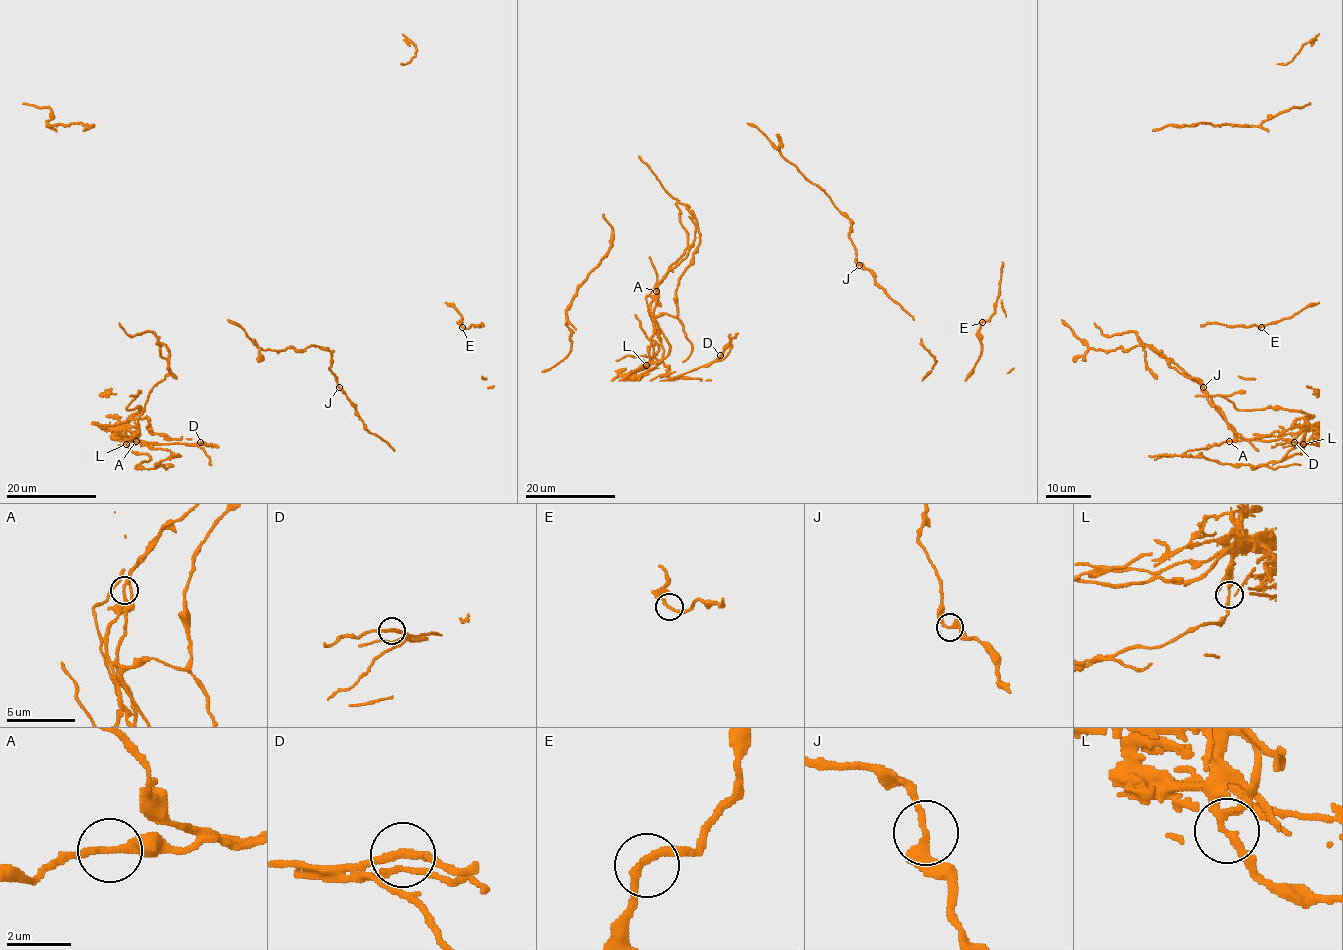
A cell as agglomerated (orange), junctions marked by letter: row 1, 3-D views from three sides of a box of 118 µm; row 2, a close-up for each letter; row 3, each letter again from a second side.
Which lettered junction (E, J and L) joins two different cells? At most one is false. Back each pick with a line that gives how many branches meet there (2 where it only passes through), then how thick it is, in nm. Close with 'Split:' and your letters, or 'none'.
L: branches 2; calibre 220 nm
Split: L

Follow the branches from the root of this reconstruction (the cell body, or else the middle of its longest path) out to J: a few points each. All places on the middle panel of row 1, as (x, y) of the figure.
J: (834, 204), (850, 220), (849, 238), (854, 246), (855, 261), (859, 265)

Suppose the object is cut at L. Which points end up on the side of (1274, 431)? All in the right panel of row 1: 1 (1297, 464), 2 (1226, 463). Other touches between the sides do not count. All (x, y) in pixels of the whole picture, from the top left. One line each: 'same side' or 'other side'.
1: other side
2: other side

